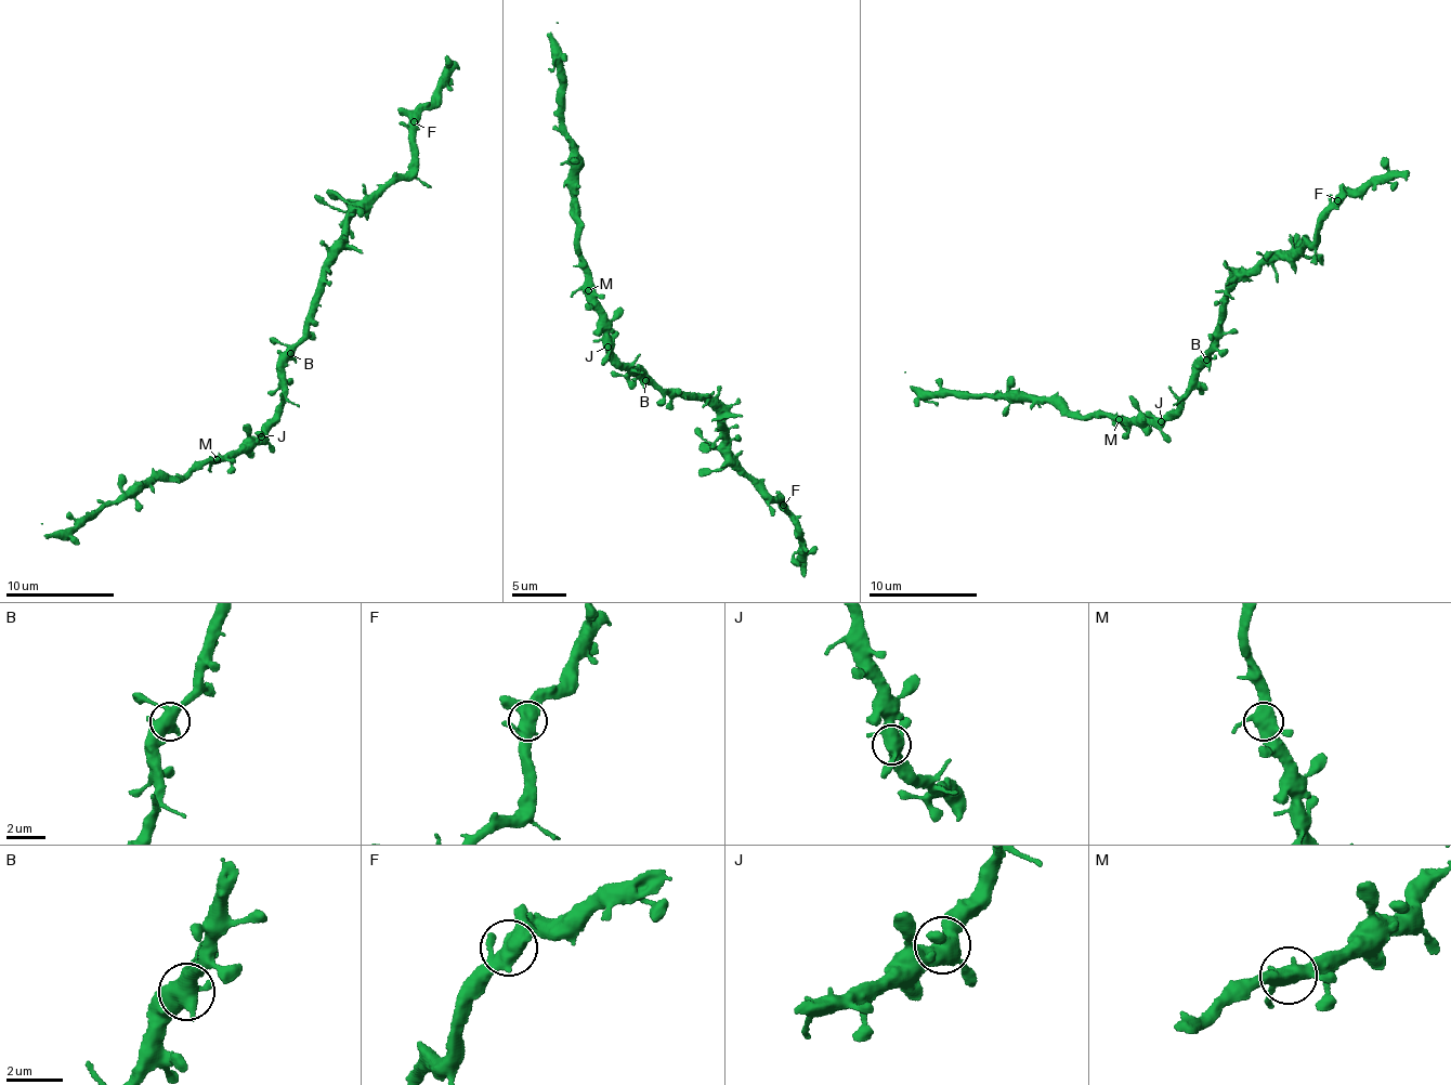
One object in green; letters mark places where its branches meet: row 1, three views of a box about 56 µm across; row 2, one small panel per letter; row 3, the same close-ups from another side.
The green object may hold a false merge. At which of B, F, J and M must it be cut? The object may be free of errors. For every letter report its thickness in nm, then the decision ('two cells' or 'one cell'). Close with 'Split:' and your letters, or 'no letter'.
B: calibre 550 nm; one cell
F: calibre 500 nm; one cell
J: calibre 500 nm; one cell
M: calibre 500 nm; one cell
Split: no letter

